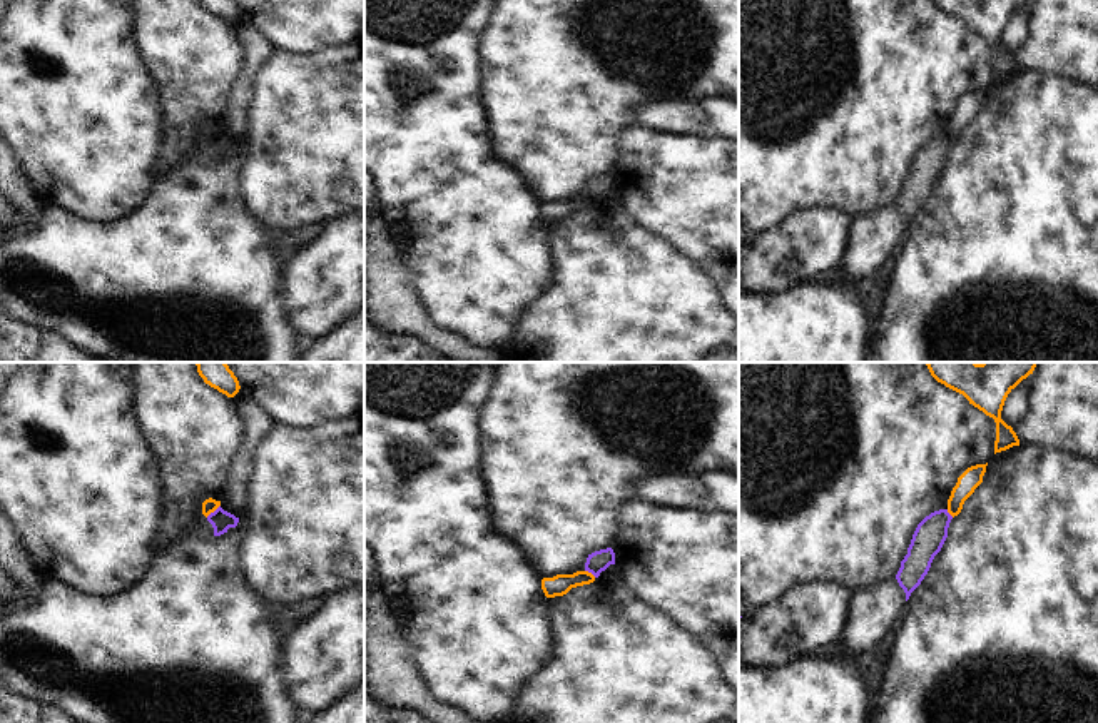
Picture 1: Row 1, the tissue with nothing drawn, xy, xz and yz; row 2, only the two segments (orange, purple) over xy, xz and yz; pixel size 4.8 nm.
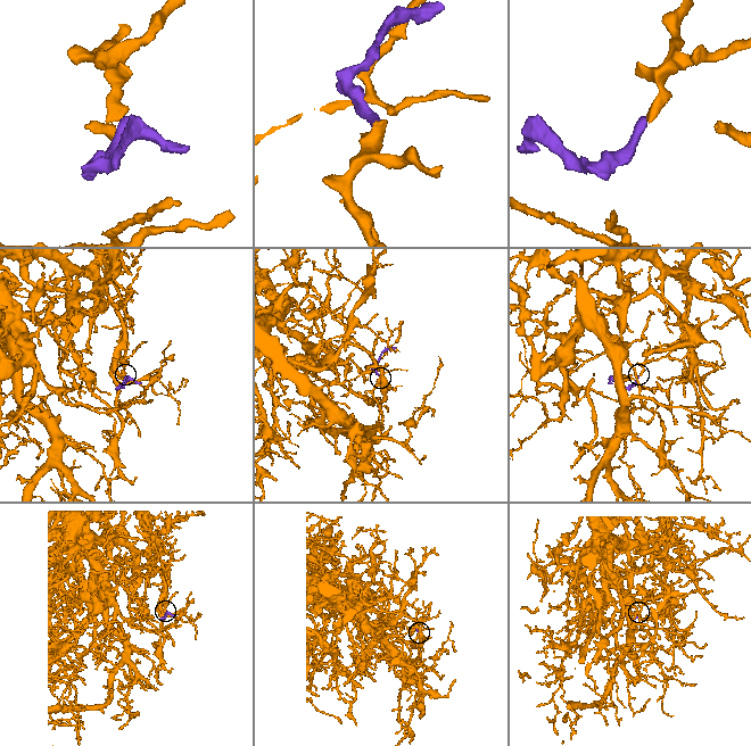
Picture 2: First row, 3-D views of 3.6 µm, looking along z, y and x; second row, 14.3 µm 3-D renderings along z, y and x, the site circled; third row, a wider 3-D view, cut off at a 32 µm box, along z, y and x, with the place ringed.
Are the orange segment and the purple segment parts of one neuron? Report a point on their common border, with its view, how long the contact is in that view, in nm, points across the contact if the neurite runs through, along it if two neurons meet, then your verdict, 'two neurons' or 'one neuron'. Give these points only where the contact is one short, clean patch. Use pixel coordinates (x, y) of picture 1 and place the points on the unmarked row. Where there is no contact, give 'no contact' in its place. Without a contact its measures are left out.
xy (213, 137) | 90 nm | along xy (219, 131), (206, 142) | two neurons

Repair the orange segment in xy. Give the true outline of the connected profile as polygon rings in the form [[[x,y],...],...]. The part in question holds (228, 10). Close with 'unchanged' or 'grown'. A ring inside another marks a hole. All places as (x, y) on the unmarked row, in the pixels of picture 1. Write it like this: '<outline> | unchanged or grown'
[[[199,0],[206,10],[226,20],[227,23],[234,23],[241,12],[234,0]]] | unchanged

